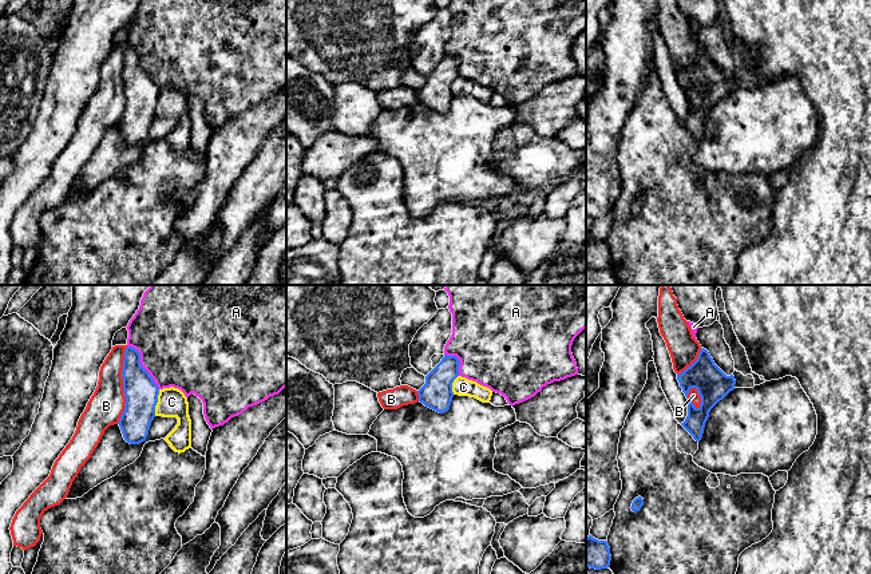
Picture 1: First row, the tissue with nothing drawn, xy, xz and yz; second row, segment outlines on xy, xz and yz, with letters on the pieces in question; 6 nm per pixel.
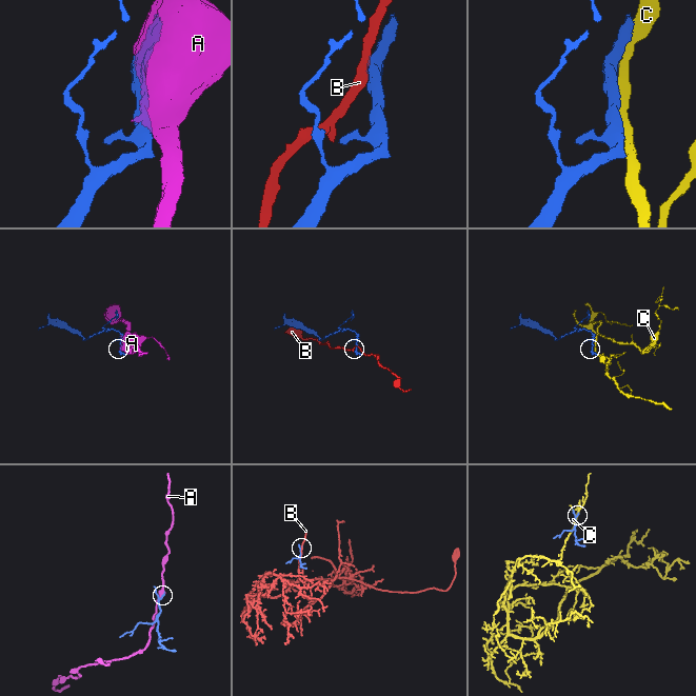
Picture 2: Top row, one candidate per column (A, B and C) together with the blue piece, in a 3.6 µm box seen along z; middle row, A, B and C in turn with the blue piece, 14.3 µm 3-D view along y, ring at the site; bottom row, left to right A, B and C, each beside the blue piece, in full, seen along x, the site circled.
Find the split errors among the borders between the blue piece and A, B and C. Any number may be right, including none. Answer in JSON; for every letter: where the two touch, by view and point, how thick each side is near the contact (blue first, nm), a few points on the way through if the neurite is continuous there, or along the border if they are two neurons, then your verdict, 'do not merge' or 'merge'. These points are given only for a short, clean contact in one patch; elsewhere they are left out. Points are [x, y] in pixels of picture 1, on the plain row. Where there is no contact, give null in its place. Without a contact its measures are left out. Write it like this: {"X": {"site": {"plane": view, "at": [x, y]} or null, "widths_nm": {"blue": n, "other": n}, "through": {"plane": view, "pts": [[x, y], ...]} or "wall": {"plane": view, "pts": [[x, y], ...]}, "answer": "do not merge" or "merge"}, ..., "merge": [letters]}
{"A": {"site": {"plane": "xy", "at": [141, 66]}, "widths_nm": {"blue": 200, "other": 460}, "answer": "do not merge"}, "B": {"site": {"plane": "xy", "at": [123, 86]}, "widths_nm": {"blue": 200, "other": 220}, "wall": {"plane": "xy", "pts": [[127, 47], [123, 55], [122, 71], [125, 110], [117, 123]]}, "answer": "do not merge"}, "C": {"site": {"plane": "xy", "at": [157, 102]}, "widths_nm": {"blue": 200, "other": 180}, "answer": "do not merge"}, "merge": []}

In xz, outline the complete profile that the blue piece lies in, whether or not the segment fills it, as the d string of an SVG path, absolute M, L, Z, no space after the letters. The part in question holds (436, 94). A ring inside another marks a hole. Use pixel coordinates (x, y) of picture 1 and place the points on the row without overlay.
M444 55L425 76L425 84L417 91L419 102L439 114L447 112L454 98L452 83L459 76L459 66L456 56Z

